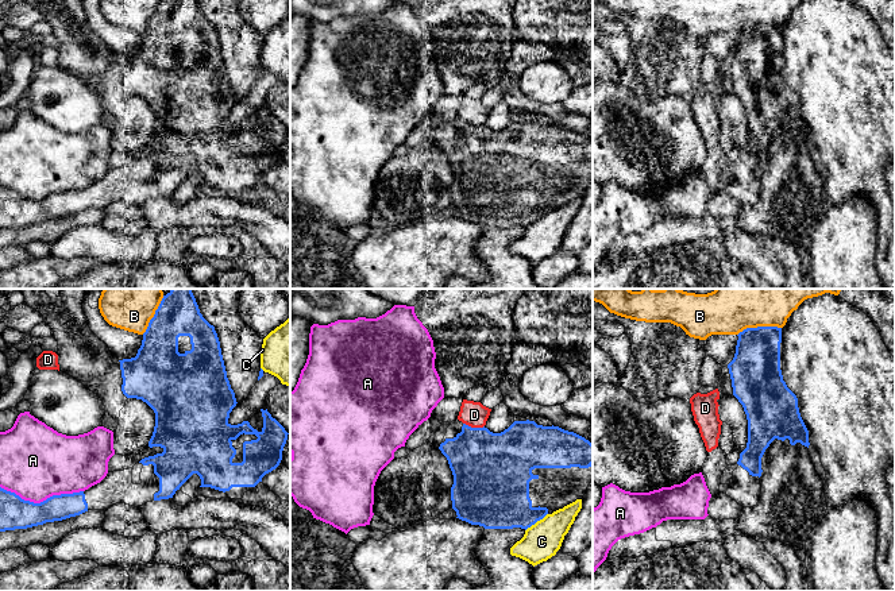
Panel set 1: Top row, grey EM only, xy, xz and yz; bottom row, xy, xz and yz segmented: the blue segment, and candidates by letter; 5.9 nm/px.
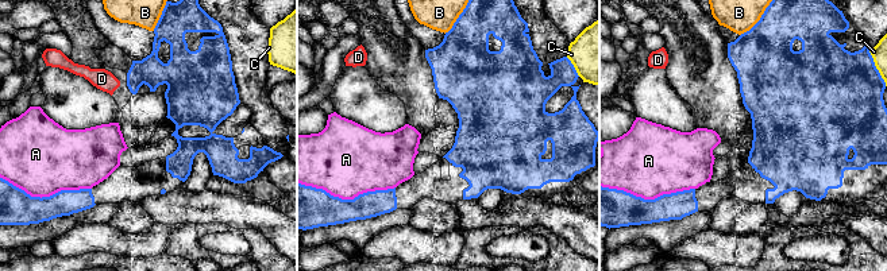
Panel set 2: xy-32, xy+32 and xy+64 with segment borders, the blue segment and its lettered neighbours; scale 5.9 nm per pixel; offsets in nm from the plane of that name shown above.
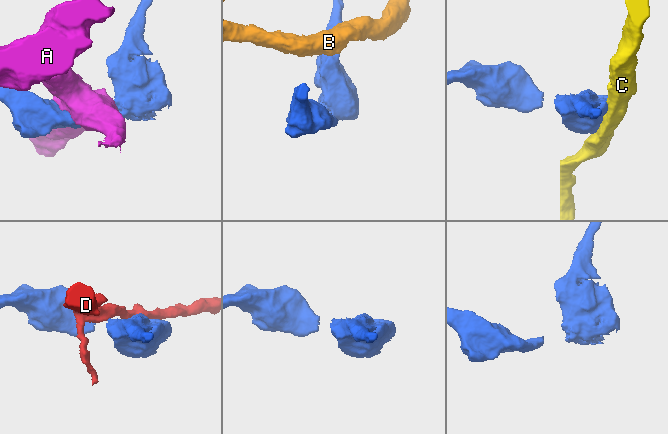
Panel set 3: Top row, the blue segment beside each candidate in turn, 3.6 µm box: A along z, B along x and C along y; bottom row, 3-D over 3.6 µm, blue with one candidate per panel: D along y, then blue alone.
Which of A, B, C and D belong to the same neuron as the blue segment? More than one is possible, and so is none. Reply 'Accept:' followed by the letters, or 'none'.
Accept: none

